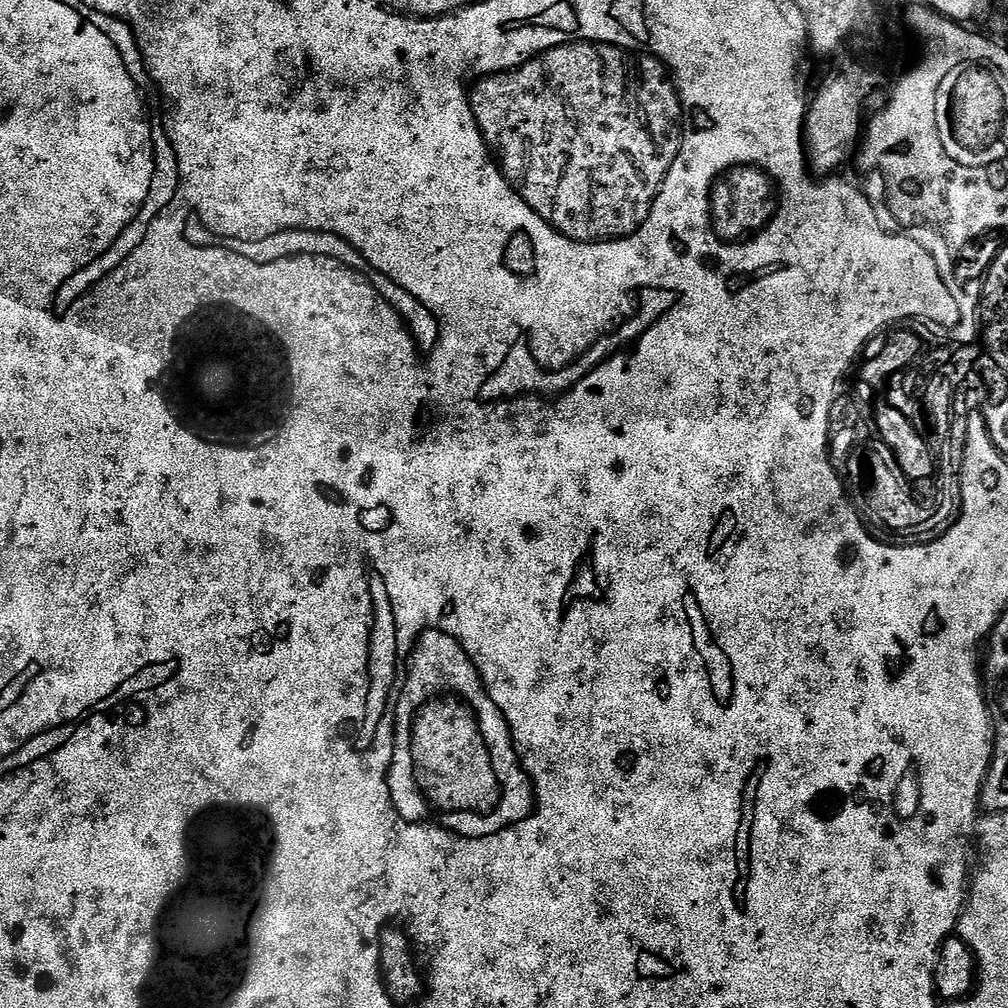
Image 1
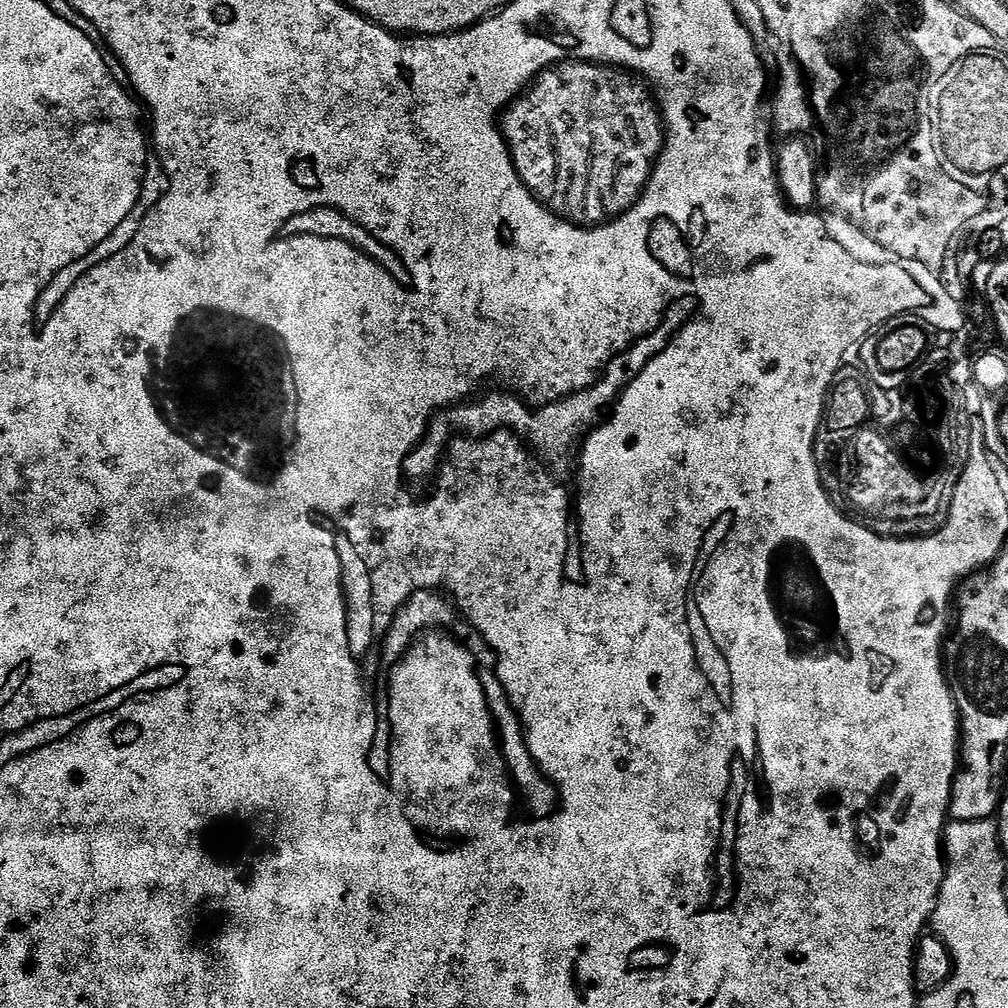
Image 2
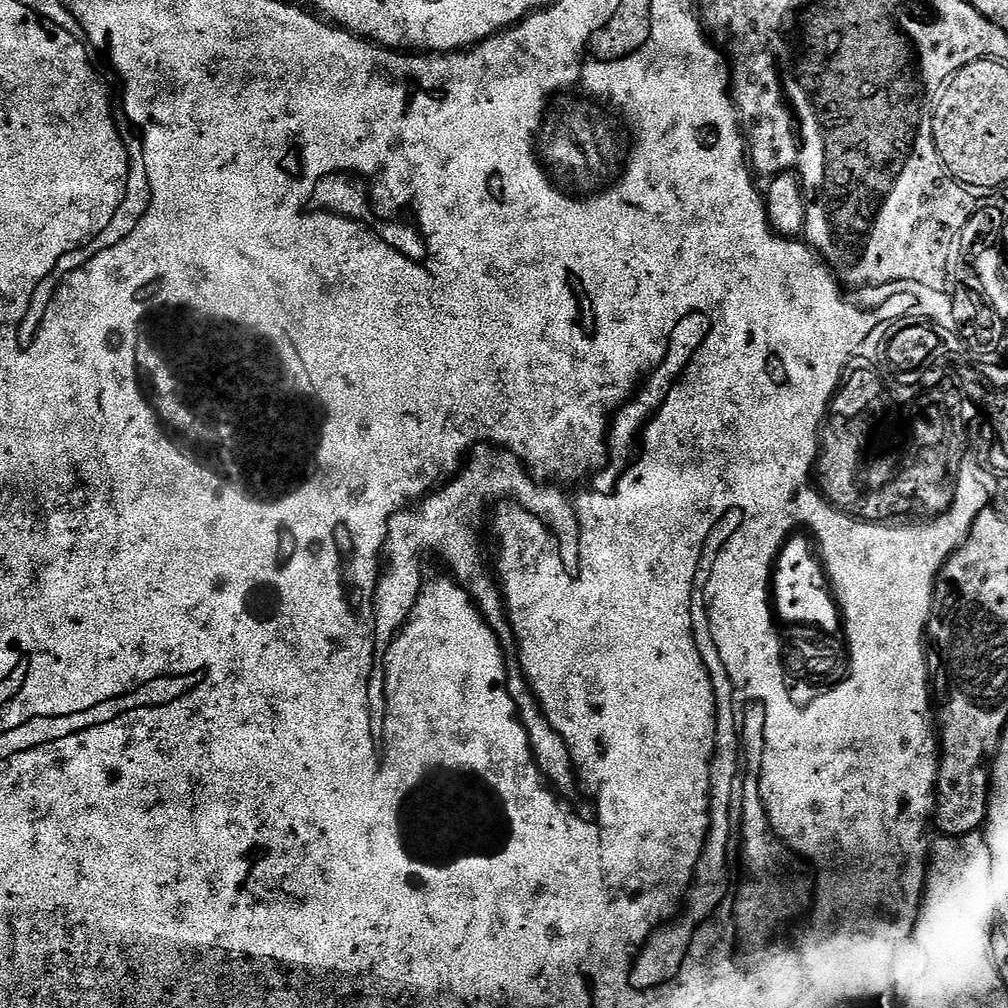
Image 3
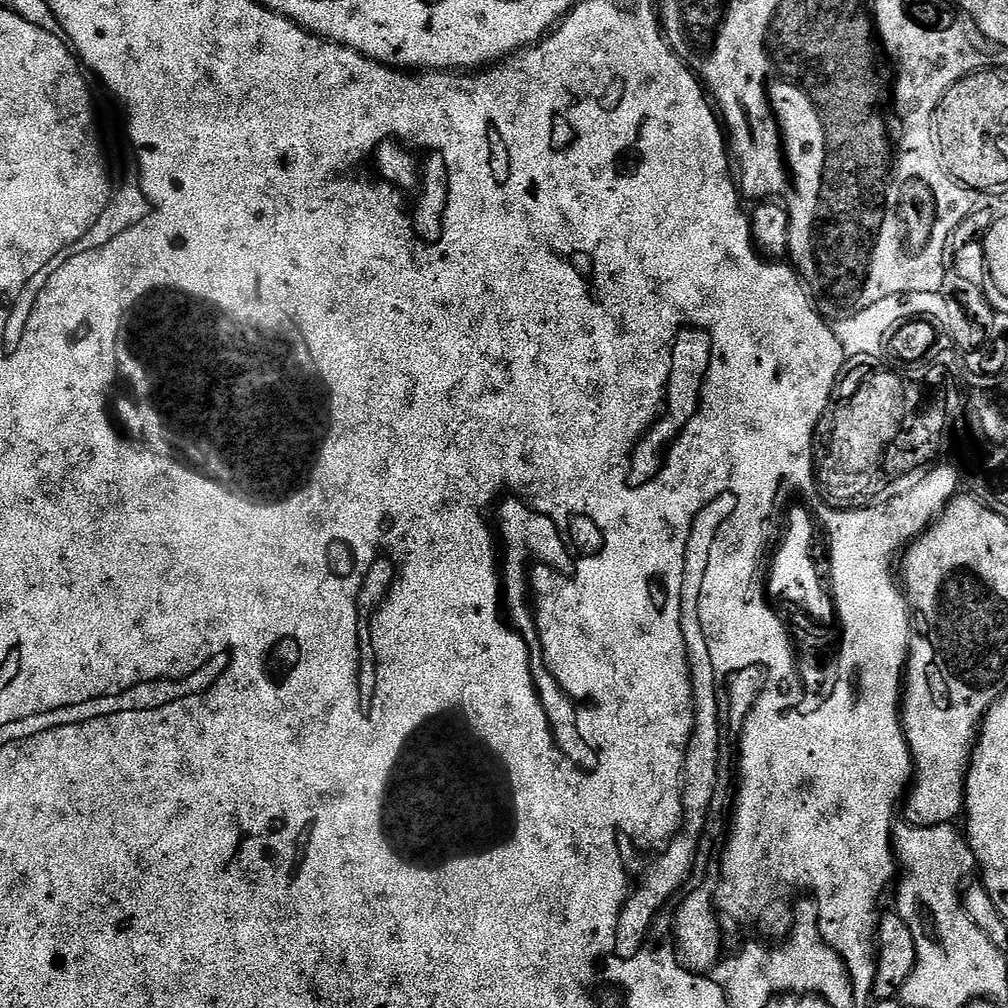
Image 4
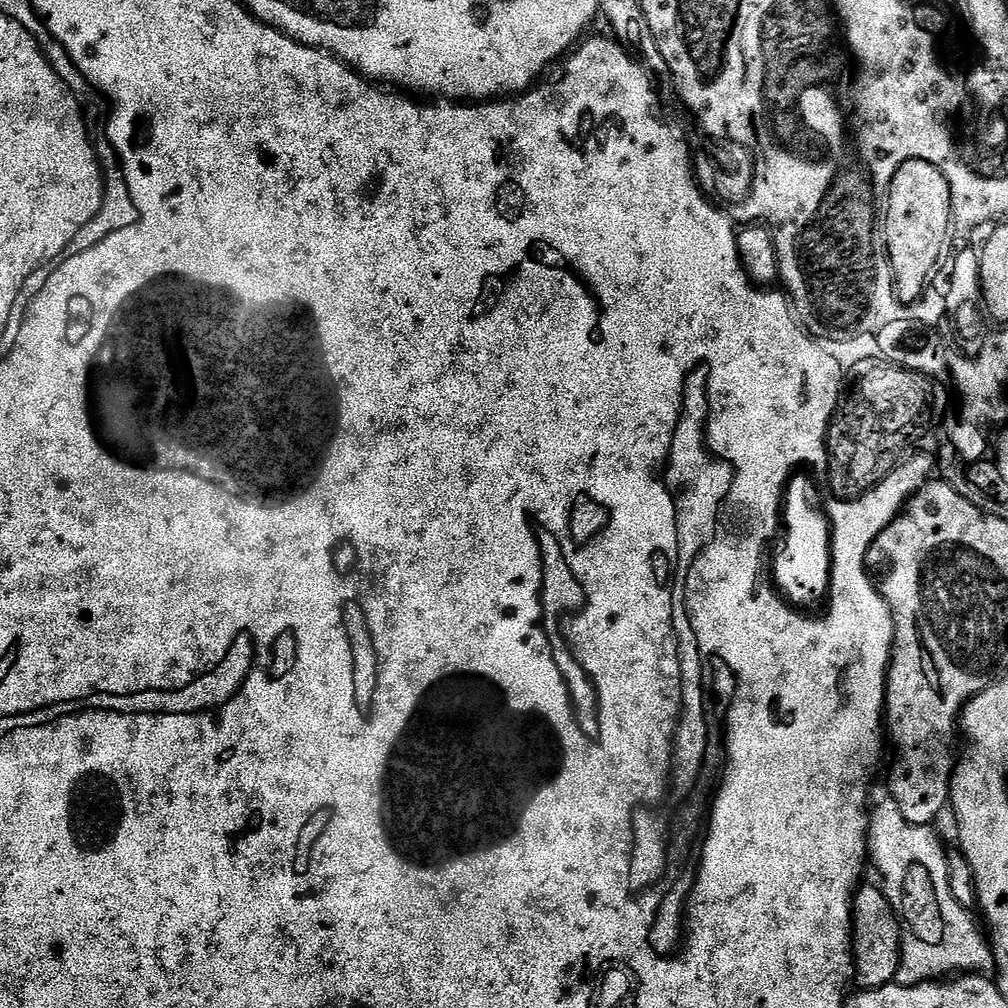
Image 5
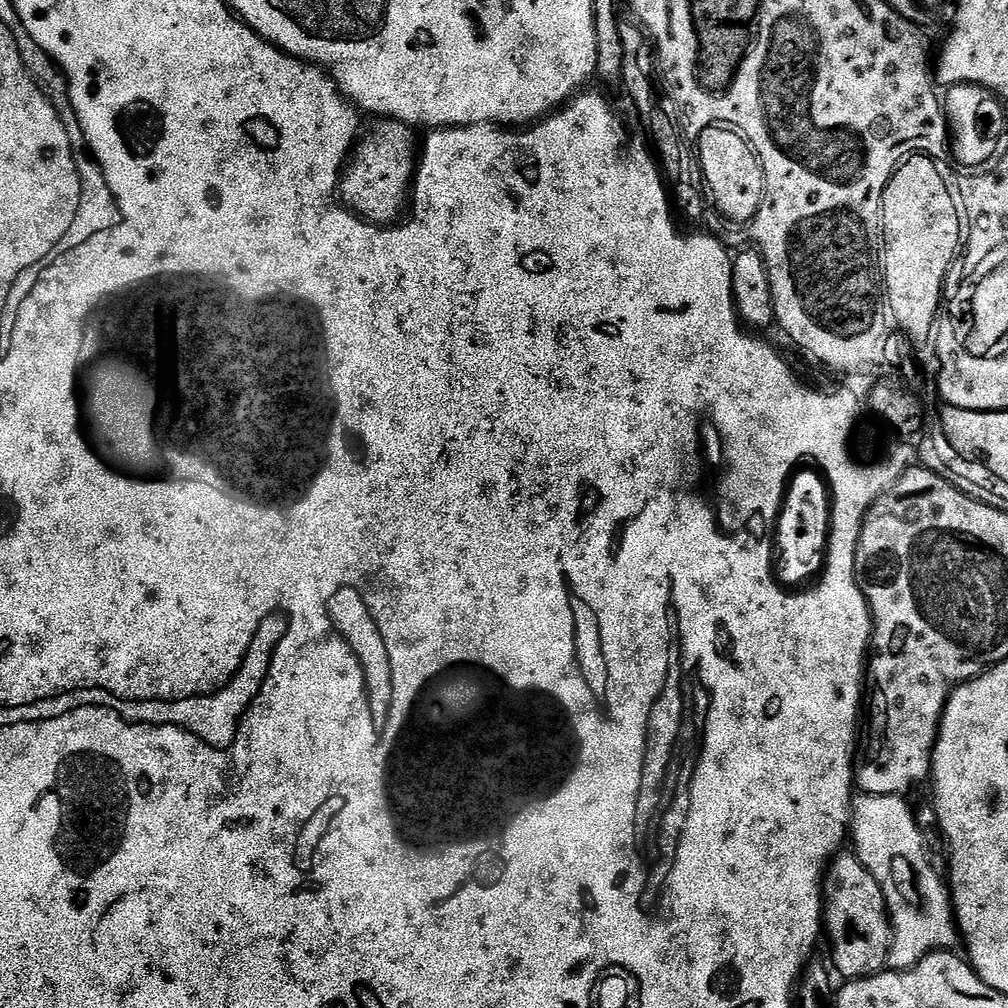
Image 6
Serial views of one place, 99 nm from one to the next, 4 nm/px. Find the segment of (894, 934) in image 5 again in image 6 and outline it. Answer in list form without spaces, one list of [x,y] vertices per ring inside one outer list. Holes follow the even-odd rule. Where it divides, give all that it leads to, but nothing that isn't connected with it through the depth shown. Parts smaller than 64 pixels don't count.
[[[837,851],[833,855],[826,869],[822,895],[824,897],[823,927],[826,929],[826,940],[832,943],[830,964],[837,973],[840,971],[844,975],[845,981],[850,981],[876,976],[888,968],[888,951],[892,945],[892,922],[888,915],[888,904],[882,894],[882,886],[878,886],[874,874],[870,874],[870,870],[862,866],[855,851],[847,851]]]

